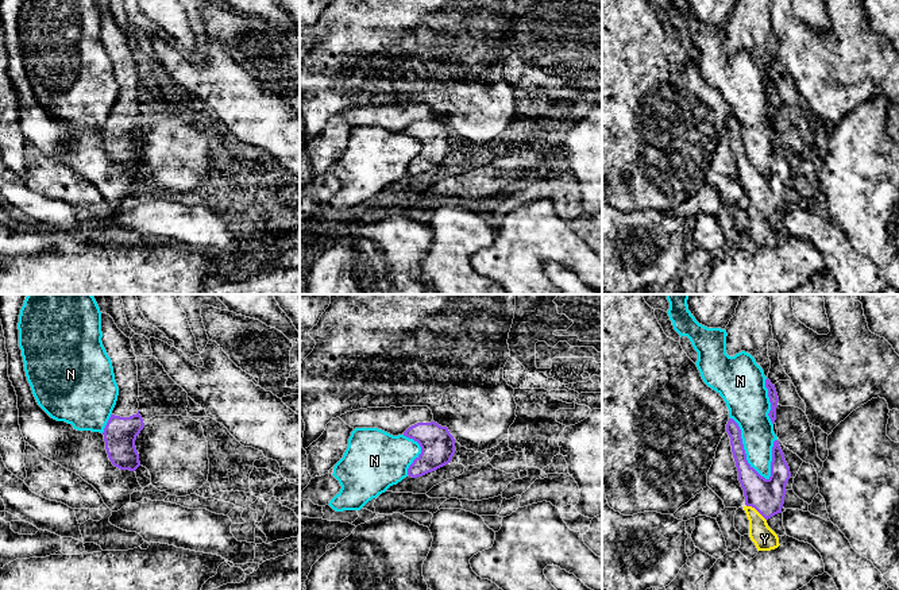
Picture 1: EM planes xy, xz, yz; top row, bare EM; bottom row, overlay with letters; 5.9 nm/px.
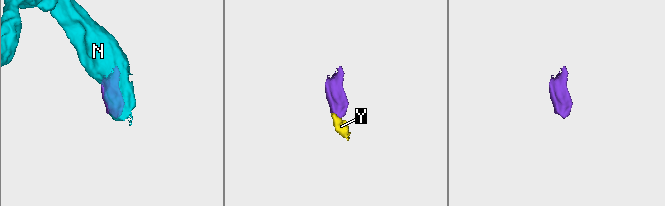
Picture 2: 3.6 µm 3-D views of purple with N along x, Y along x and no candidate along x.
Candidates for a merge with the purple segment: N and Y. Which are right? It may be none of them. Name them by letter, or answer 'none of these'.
Y

